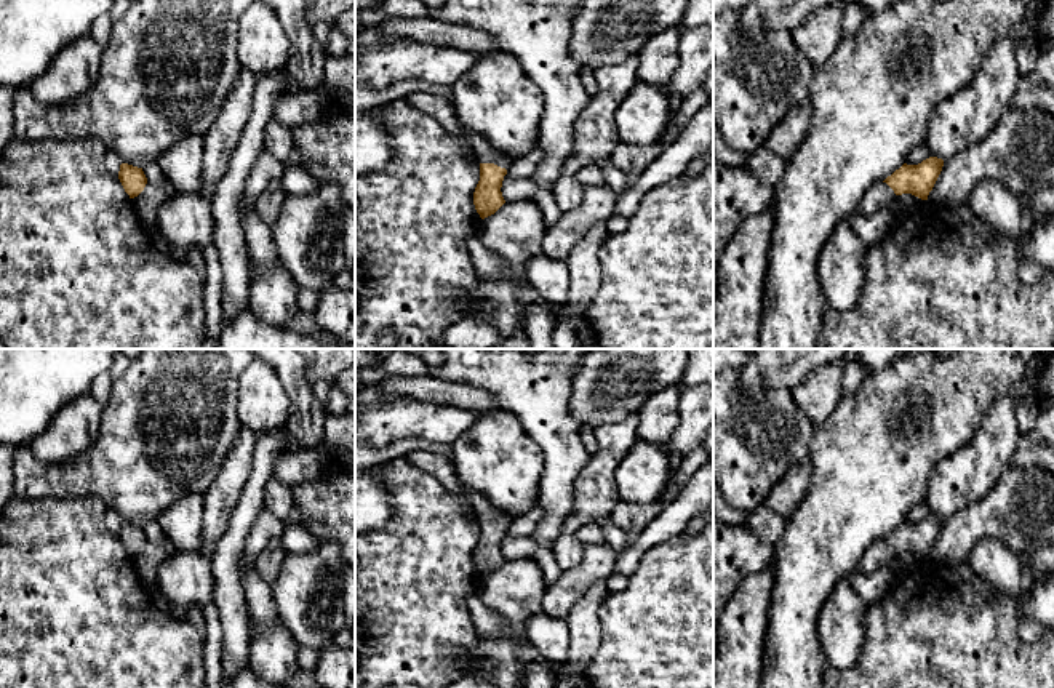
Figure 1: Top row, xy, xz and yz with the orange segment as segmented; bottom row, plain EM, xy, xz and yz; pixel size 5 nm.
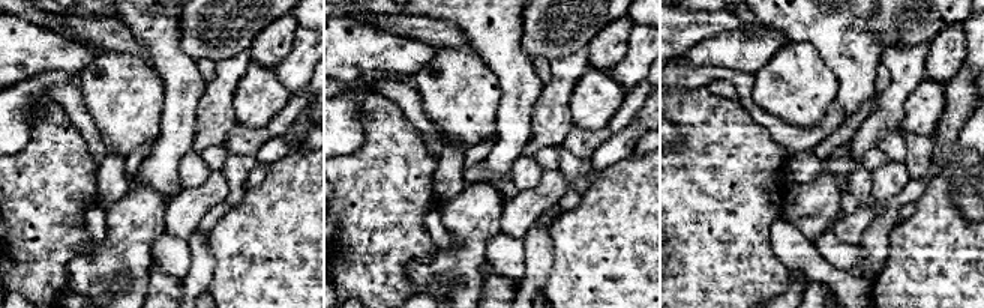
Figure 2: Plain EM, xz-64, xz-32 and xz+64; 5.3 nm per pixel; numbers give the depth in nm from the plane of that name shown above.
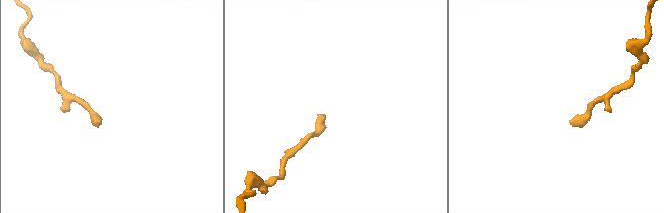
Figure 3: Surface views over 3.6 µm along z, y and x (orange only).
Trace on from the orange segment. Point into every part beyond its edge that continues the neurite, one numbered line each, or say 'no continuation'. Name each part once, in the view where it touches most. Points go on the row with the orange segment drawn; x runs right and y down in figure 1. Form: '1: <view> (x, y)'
1: xz (485, 154)

